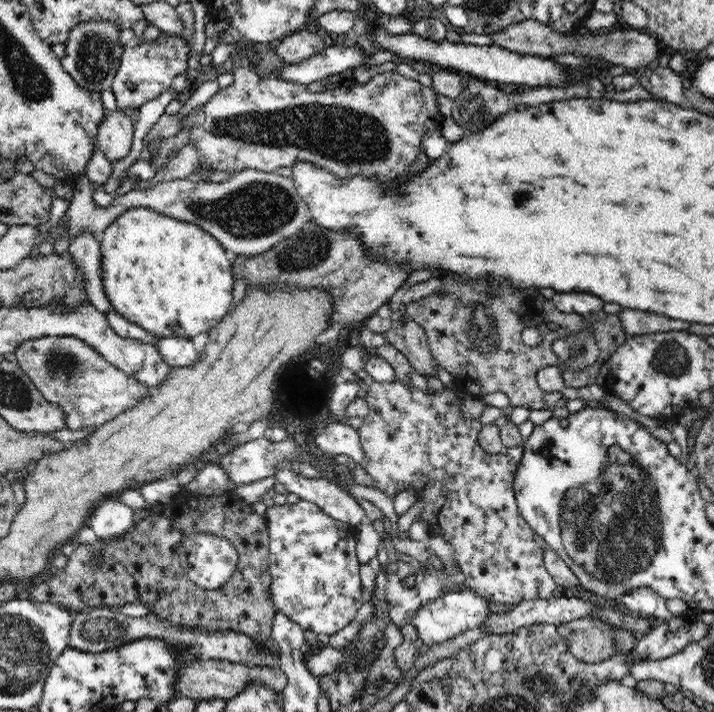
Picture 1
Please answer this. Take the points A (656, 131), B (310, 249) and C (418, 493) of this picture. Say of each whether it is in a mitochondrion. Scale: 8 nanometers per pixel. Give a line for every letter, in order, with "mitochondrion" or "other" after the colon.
A: other
B: mitochondrion
C: other

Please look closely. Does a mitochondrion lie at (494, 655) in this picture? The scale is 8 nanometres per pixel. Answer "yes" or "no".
no

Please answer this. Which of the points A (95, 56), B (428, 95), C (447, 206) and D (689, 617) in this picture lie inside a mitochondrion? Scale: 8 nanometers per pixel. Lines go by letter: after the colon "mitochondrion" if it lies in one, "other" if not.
A: mitochondrion
B: other
C: other
D: other

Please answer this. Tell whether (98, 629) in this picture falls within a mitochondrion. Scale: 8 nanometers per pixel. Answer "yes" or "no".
yes

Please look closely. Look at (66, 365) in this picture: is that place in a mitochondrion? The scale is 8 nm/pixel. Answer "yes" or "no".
yes

